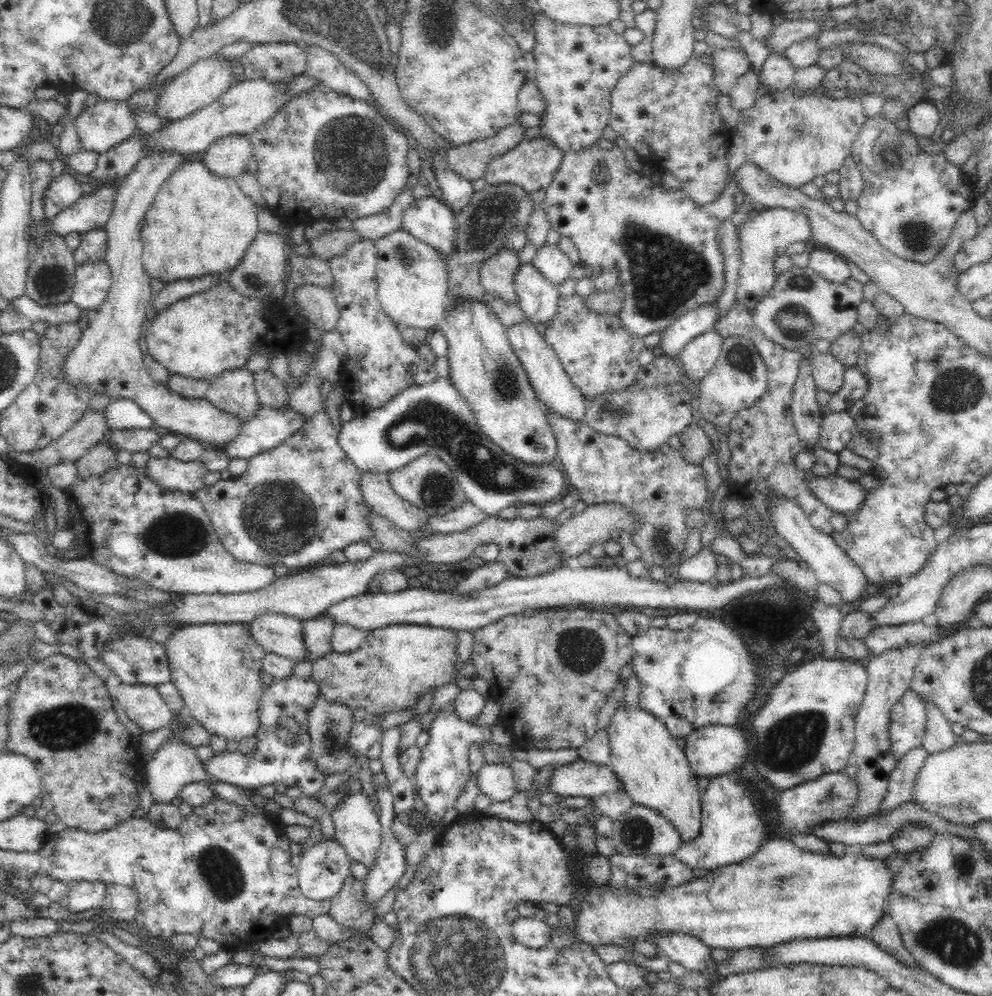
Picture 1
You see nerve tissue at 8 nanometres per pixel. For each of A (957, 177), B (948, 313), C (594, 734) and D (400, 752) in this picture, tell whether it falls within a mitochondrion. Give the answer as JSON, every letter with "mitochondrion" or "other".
{"A":"other","B":"other","C":"other","D":"other"}

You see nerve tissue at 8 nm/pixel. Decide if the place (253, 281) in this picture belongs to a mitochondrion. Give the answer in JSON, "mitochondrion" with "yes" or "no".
{"mitochondrion":"yes"}

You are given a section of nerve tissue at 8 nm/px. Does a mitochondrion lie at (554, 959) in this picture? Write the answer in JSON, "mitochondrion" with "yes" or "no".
{"mitochondrion":"no"}

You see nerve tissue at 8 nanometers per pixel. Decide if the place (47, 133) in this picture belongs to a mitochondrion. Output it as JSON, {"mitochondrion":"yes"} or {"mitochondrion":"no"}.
{"mitochondrion":"no"}

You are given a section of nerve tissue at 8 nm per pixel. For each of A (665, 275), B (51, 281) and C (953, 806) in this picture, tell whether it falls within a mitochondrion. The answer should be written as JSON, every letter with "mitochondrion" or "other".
{"A":"mitochondrion","B":"mitochondrion","C":"mitochondrion"}

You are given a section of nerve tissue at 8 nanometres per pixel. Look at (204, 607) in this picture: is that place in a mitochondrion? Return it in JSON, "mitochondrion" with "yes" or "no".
{"mitochondrion":"no"}

